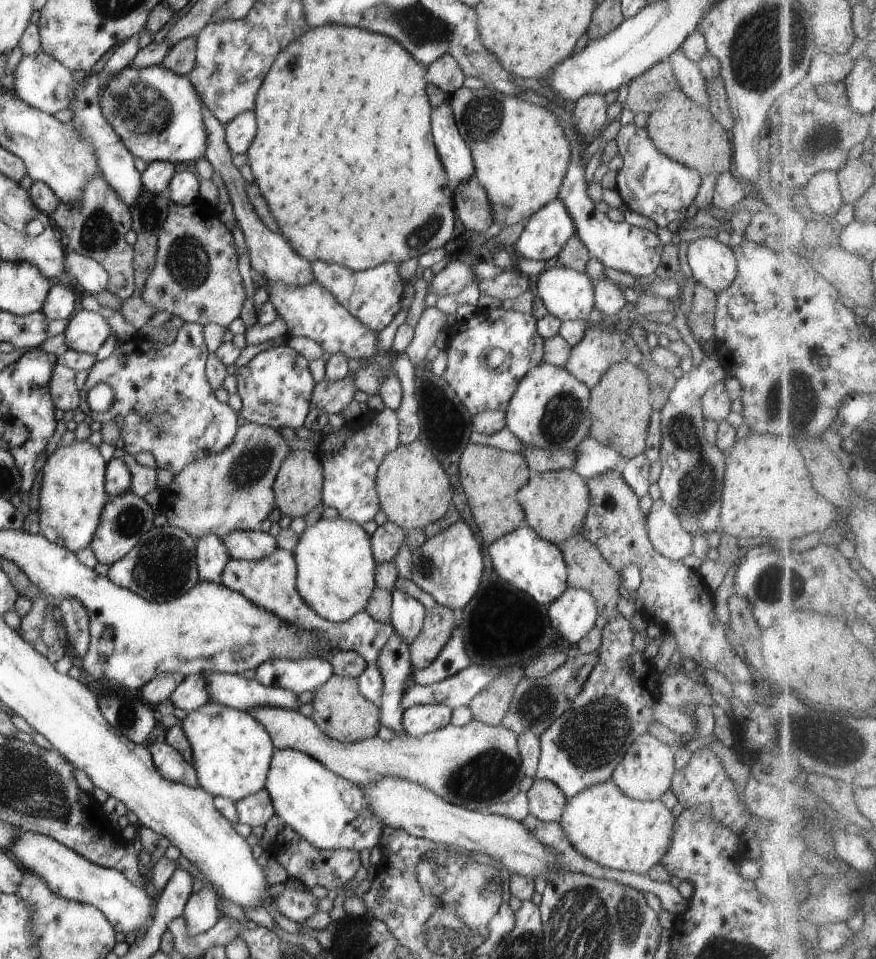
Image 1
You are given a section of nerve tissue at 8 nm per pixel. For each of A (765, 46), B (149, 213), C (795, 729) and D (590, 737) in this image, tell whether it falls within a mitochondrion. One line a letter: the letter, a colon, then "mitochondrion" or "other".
A: mitochondrion
B: mitochondrion
C: mitochondrion
D: mitochondrion

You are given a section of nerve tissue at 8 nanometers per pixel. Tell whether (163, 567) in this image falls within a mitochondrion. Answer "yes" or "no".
yes

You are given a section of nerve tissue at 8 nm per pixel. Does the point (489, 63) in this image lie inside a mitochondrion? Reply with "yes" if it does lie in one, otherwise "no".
no

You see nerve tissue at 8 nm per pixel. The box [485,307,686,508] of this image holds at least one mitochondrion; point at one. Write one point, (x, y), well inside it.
(561, 418)

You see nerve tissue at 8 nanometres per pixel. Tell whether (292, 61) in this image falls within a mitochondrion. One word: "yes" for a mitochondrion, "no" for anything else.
yes

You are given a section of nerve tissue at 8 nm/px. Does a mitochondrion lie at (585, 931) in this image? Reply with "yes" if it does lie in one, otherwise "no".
yes

